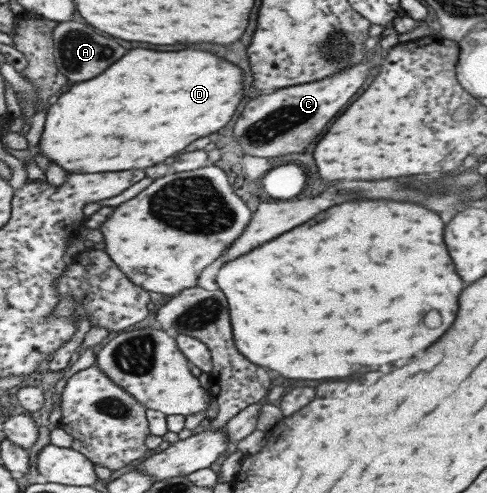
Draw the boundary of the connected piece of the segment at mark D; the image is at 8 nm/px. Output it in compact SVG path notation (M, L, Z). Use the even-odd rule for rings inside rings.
M131 50L119 64L103 72L103 76L73 86L57 100L47 116L41 150L49 160L75 174L143 170L161 164L193 140L223 128L231 120L243 96L241 80L241 70L235 64L205 50Z

